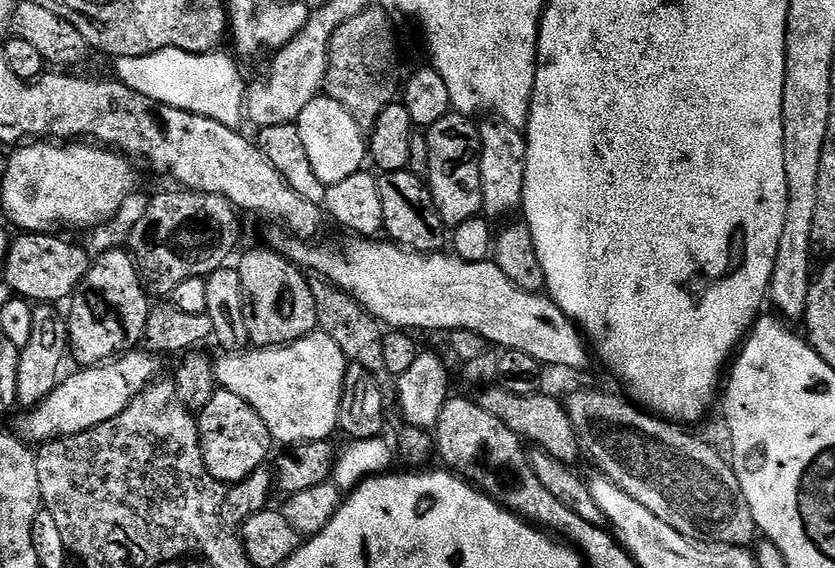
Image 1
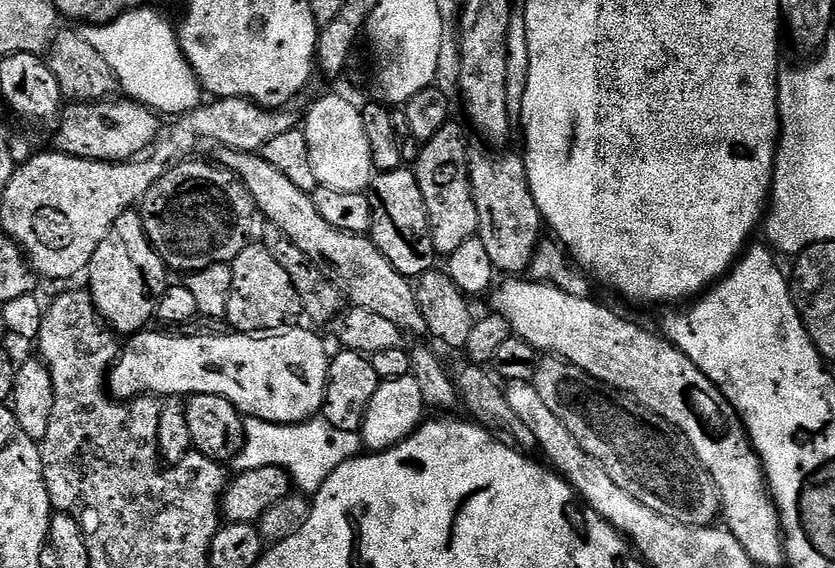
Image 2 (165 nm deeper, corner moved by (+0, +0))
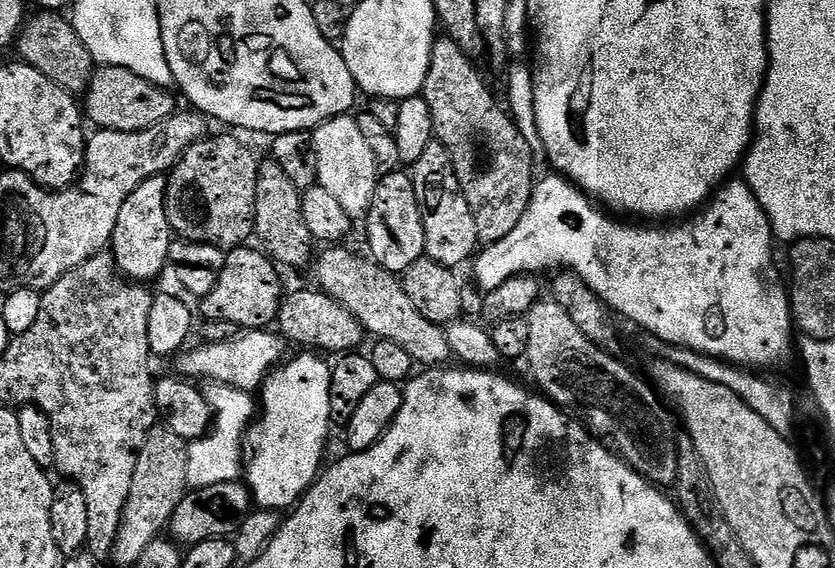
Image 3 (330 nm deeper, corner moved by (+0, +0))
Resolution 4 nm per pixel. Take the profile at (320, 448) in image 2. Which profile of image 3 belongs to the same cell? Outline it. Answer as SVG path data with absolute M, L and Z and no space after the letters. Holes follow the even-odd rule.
M209 383L203 389L206 402L212 408L212 426L202 438L188 444L186 478L189 489L218 486L218 482L234 482L242 476L244 464L244 433L258 412L253 393L243 392L229 384Z

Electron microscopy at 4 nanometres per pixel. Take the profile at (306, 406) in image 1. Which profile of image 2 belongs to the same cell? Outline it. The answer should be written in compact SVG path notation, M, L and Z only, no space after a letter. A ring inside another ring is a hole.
M288 326L275 334L229 334L227 336L202 336L193 334L193 336L171 336L171 331L160 330L164 332L152 332L153 330L141 330L127 337L128 345L123 345L122 351L116 357L116 363L112 365L106 387L115 399L121 402L135 400L141 396L151 396L153 398L167 398L169 396L179 396L187 398L191 395L214 394L226 398L234 405L245 417L254 420L265 420L275 424L302 424L305 420L313 419L324 407L324 395L326 394L326 382L328 381L328 361L330 351L312 332L307 332L300 326Z

